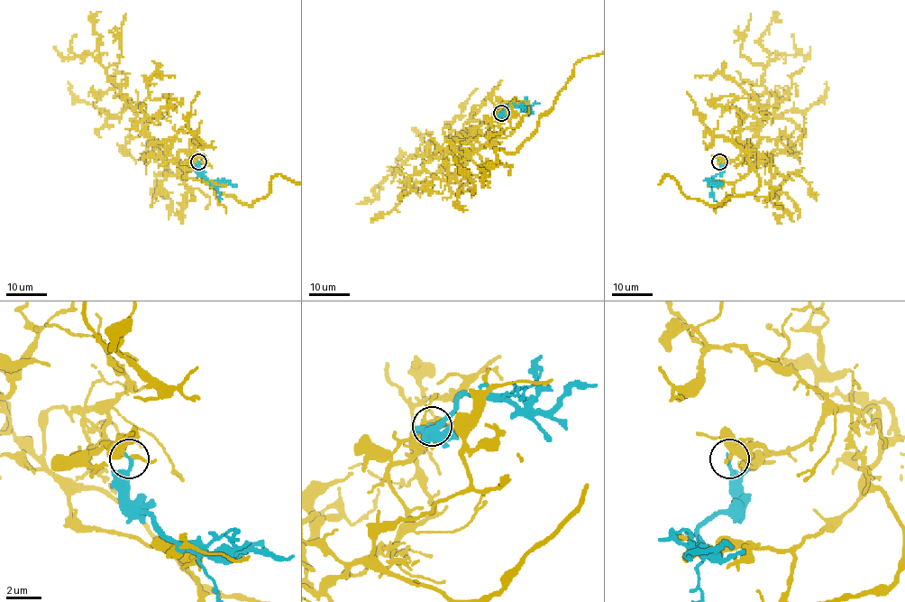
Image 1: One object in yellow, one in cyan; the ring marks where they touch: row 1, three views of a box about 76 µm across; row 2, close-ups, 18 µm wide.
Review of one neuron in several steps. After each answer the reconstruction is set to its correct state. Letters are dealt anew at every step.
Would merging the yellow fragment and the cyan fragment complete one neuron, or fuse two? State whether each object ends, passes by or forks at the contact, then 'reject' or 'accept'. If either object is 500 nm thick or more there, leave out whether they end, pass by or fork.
yellow passes by; cyan ends there; reject

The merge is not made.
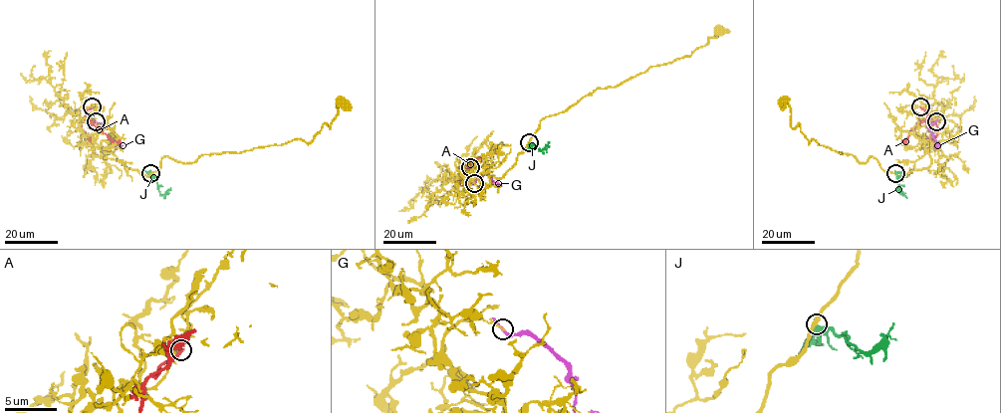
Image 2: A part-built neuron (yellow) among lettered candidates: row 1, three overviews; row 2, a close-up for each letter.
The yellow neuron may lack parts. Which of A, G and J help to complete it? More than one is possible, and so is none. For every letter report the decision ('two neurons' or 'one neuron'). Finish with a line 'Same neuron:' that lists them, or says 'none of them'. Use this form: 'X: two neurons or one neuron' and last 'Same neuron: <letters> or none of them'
A: two neurons
G: two neurons
J: two neurons
Same neuron: none of them

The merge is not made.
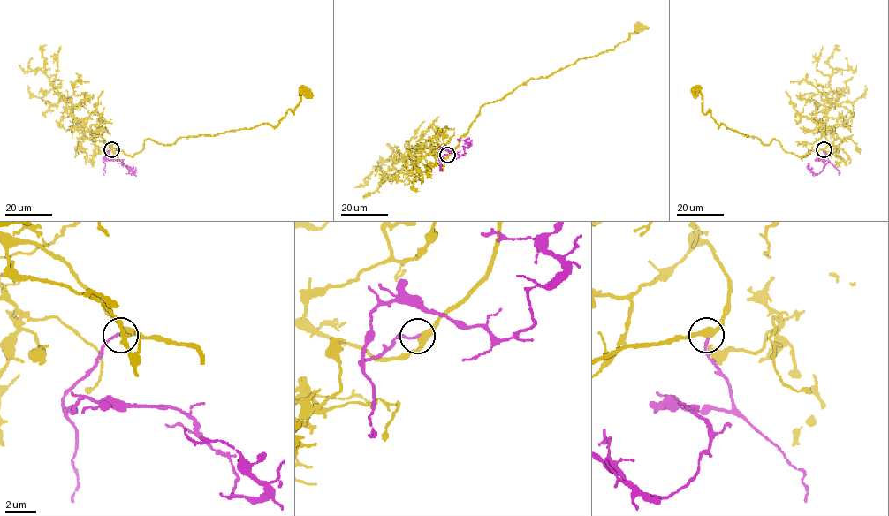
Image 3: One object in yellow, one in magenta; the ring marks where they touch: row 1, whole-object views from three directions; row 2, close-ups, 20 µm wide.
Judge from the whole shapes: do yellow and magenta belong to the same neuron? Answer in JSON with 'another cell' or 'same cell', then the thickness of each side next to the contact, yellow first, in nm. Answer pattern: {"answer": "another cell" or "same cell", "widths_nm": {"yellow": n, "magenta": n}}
{"answer": "same cell", "widths_nm": {"yellow": 400, "magenta": 170}}

